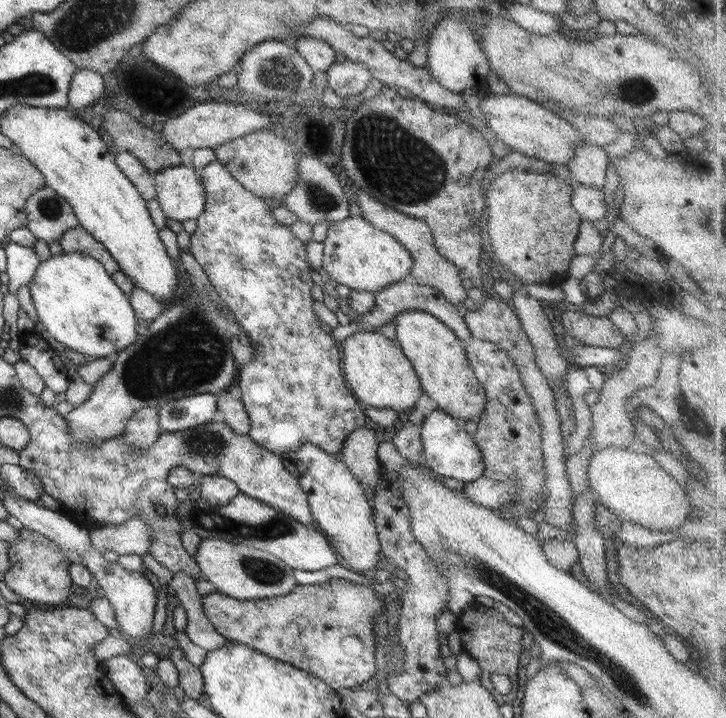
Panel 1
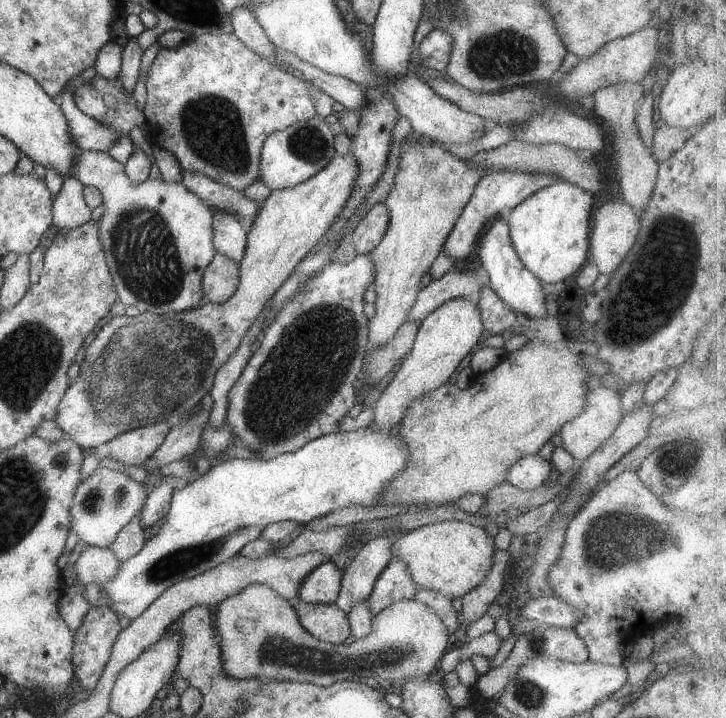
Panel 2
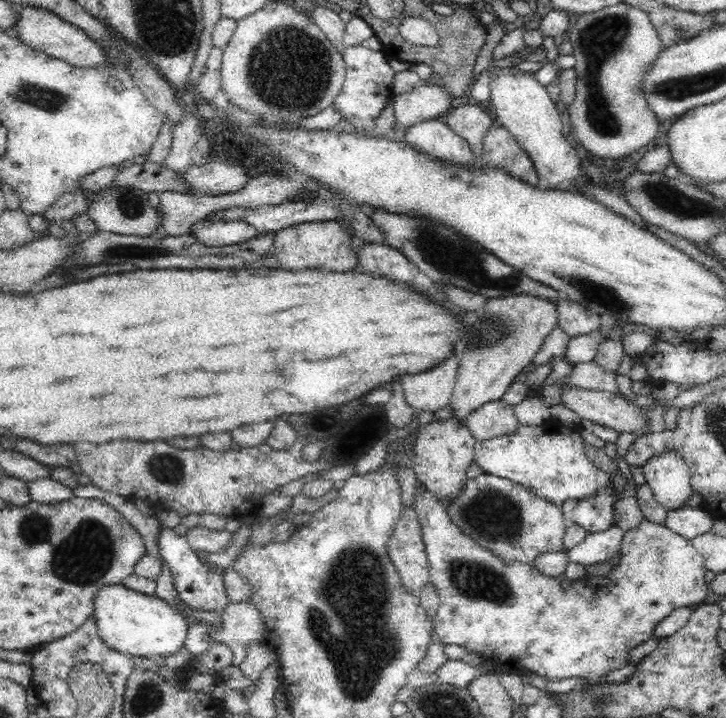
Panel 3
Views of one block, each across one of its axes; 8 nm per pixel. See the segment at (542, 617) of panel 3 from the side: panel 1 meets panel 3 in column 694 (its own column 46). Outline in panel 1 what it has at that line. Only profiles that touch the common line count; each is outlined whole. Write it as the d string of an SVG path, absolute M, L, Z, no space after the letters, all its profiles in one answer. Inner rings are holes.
M30 540L12 544L9 546L7 554L10 565L2 581L15 596L20 596L22 600L29 600L39 607L58 607L65 602L64 599L70 593L68 588L72 585L67 574L69 562L66 558L63 558L58 552Z

